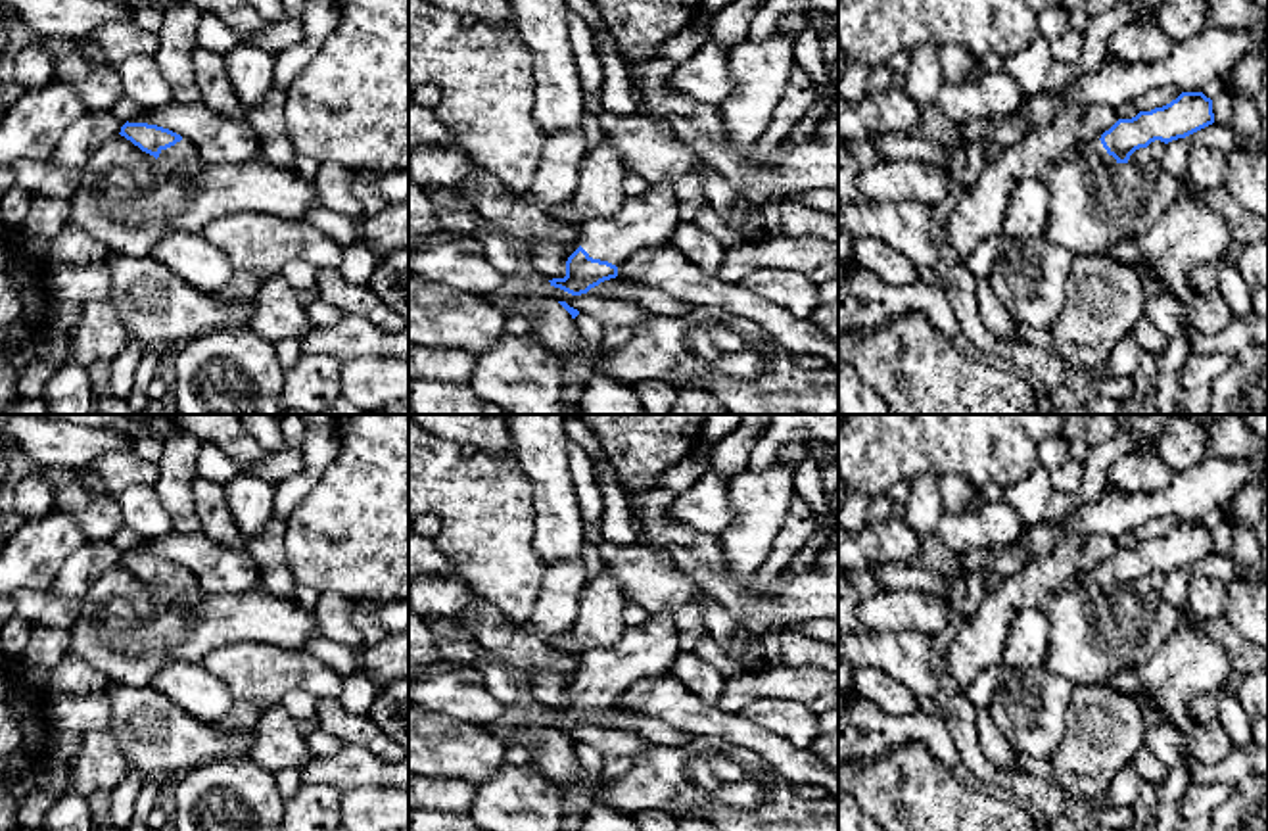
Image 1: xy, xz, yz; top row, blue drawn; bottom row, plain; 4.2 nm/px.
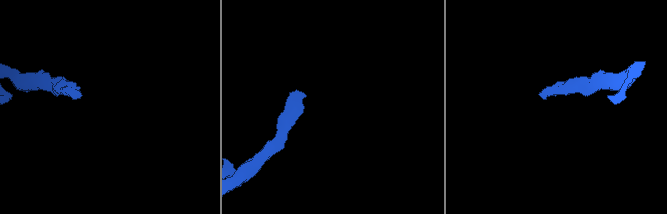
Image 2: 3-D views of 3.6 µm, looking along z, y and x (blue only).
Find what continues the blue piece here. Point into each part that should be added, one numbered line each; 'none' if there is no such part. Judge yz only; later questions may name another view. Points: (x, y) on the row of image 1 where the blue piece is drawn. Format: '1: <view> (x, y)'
1: yz (1084, 148)

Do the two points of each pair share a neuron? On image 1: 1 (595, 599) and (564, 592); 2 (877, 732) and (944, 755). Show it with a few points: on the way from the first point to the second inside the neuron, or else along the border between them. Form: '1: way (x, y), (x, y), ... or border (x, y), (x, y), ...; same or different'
1: border (586, 582), (580, 593), (580, 613), (570, 630); different
2: way (894, 730), (921, 730), (929, 737); same

